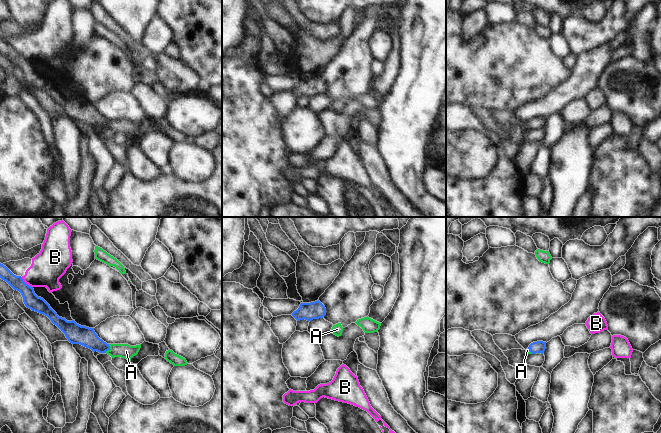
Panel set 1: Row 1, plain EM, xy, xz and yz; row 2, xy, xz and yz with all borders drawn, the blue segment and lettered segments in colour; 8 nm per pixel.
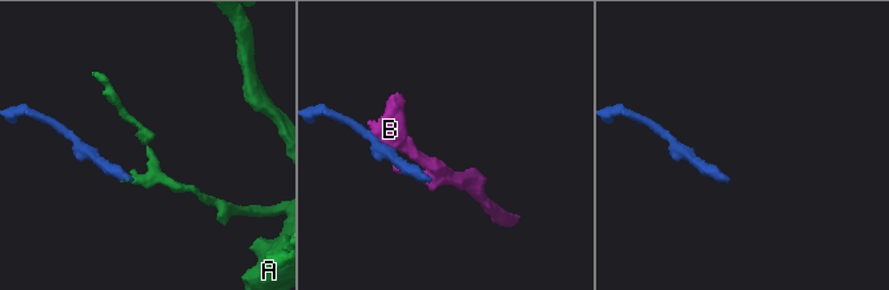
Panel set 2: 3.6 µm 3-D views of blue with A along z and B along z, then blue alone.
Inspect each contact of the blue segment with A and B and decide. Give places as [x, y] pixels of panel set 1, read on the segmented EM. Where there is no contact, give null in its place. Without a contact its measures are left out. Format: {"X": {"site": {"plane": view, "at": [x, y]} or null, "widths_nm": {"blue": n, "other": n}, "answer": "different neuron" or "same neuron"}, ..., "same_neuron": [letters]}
{"A": {"site": {"plane": "xy", "at": [109, 348]}, "widths_nm": {"blue": 160, "other": 110}, "answer": "same neuron"}, "B": {"site": {"plane": "xy", "at": [25, 283]}, "widths_nm": {"blue": 120, "other": 260}, "answer": "different neuron"}, "same_neuron": ["A"]}

